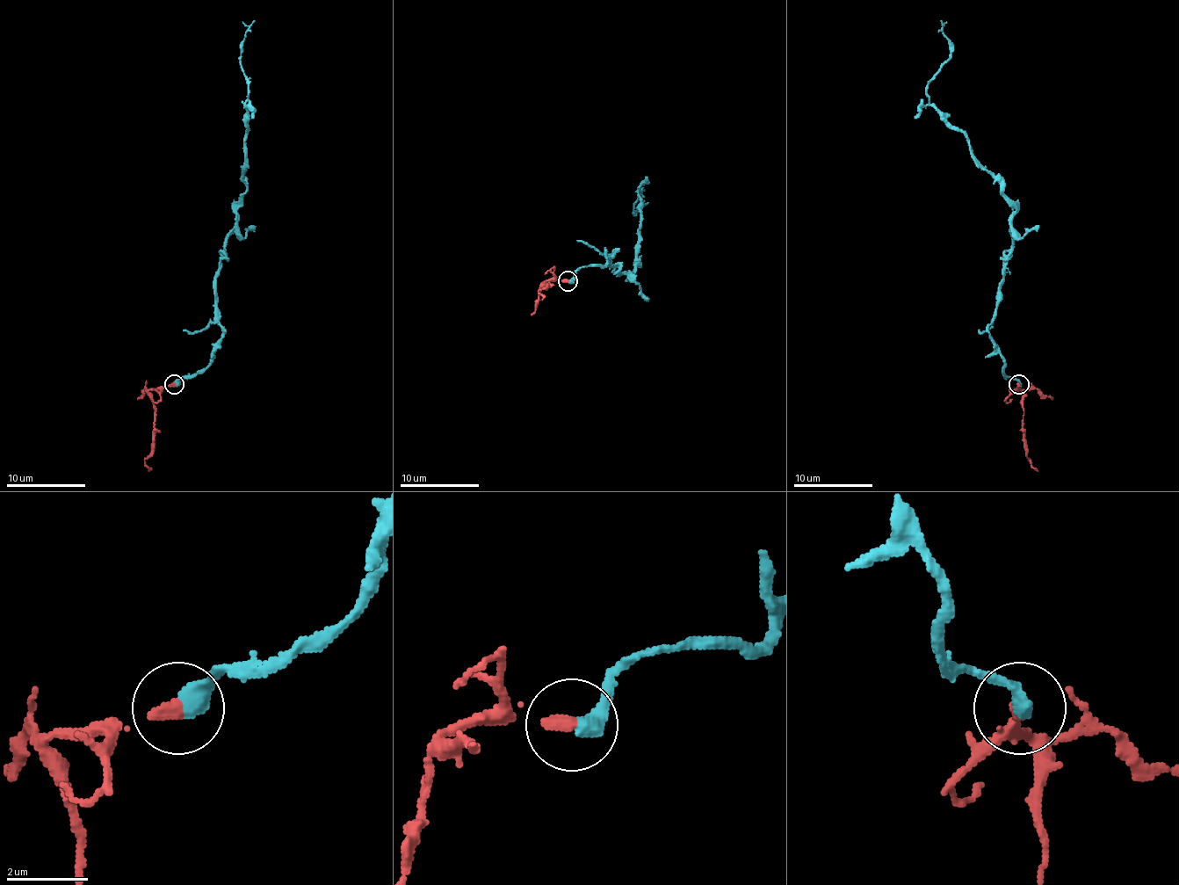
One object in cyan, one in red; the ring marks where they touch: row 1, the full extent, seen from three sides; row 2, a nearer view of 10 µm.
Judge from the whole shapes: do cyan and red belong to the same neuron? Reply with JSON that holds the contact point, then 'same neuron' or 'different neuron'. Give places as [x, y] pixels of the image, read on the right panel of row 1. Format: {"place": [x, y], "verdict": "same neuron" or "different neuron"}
{"place": [1019, 384], "verdict": "same neuron"}

